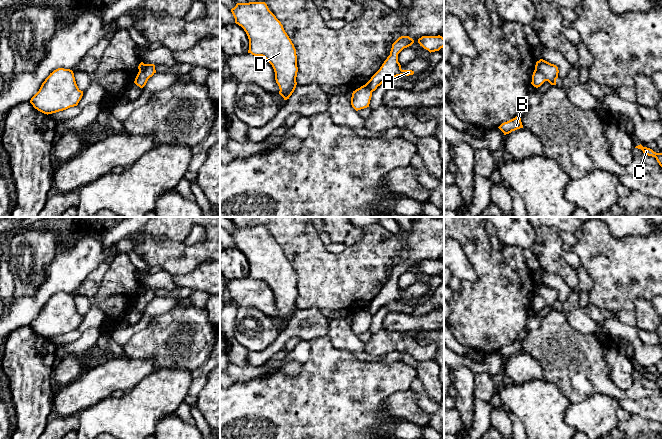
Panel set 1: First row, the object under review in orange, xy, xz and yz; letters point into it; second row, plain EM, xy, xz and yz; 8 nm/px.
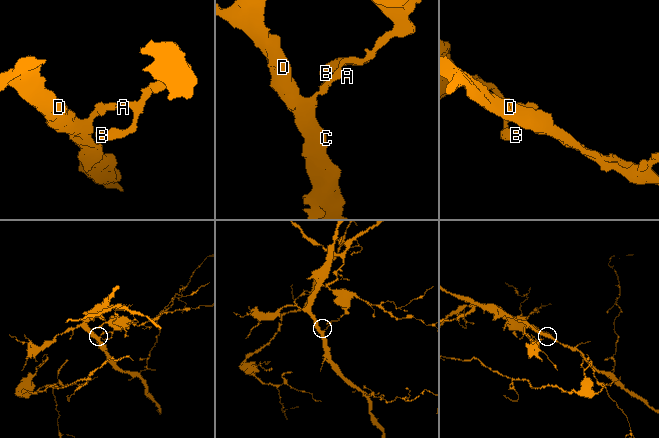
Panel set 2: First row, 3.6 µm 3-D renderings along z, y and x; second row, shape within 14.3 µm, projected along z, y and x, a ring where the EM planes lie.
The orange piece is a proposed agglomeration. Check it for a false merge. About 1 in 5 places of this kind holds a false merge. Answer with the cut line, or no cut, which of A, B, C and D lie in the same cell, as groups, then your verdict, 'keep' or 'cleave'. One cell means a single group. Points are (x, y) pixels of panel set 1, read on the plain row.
cut in yz along (535, 292), (543, 298), (546, 304); A B / C D; cleave

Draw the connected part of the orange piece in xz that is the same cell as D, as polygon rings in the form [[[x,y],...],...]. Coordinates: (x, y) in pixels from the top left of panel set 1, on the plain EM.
[[[265,226],[237,227],[231,236],[235,247],[241,250],[249,263],[249,274],[254,280],[264,281],[273,291],[275,304],[279,310],[279,318],[284,324],[294,316],[297,306],[297,279],[294,268],[285,256],[283,249],[276,240],[269,234]]]

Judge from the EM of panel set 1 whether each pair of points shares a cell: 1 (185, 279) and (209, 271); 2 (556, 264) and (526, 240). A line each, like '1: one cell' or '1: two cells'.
1: one cell
2: two cells

